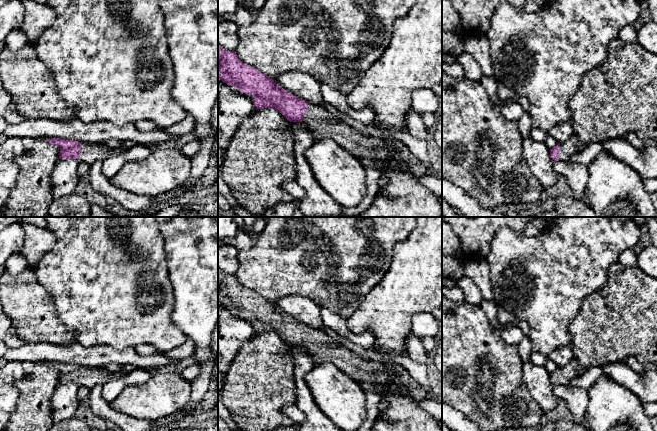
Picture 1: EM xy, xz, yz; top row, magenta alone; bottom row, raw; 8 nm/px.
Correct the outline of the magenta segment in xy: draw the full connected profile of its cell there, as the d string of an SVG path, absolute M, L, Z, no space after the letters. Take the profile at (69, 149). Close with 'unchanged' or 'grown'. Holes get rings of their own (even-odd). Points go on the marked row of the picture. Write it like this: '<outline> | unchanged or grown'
M51 138L46 140L60 148L59 159L78 159L91 166L96 161L103 161L110 153L105 144L94 144L88 142L78 142L61 138Z | grown

